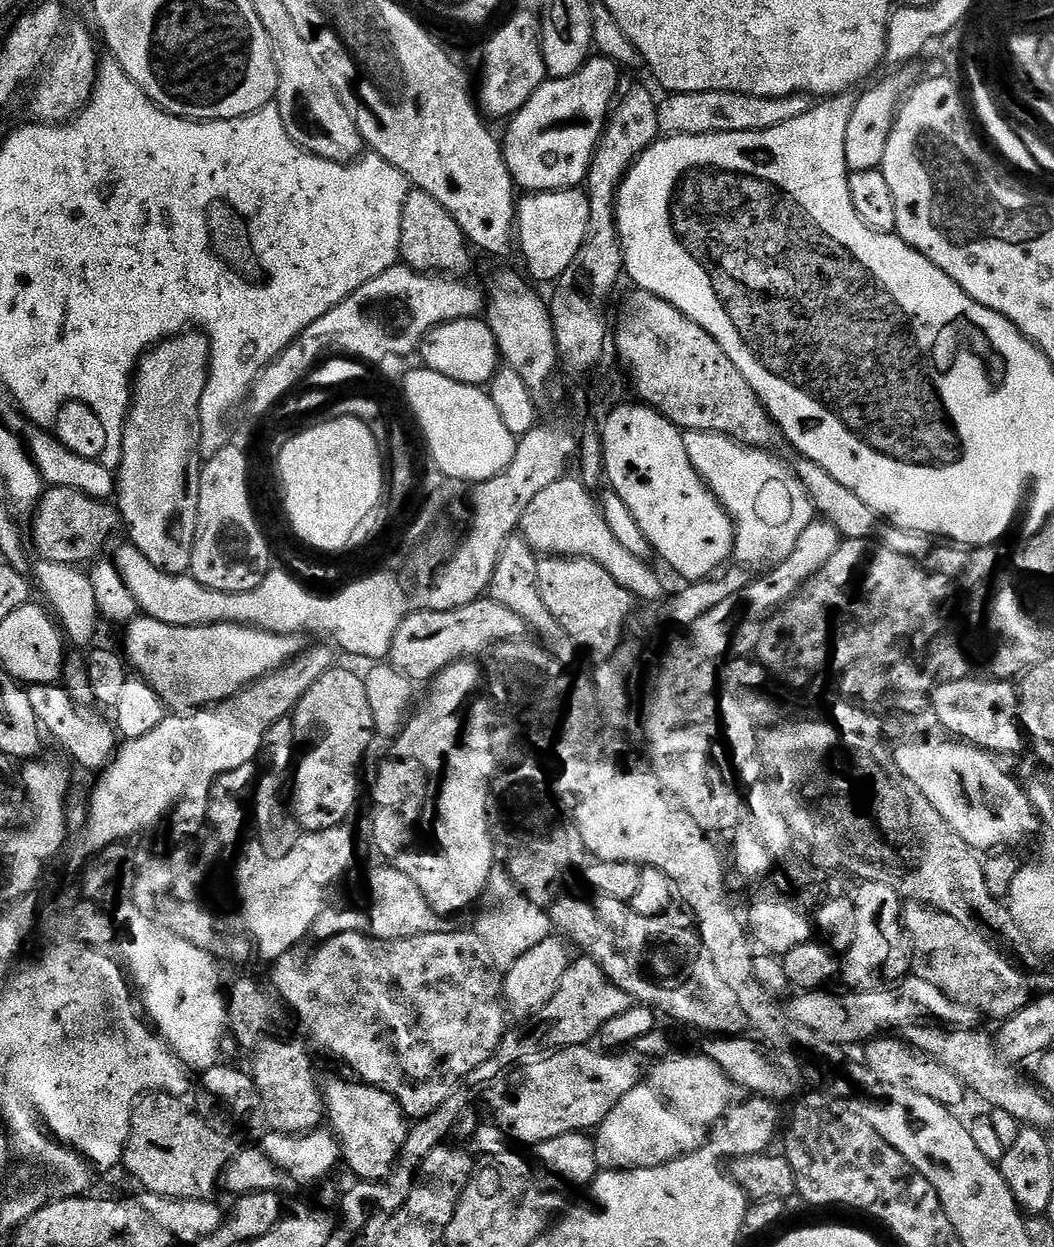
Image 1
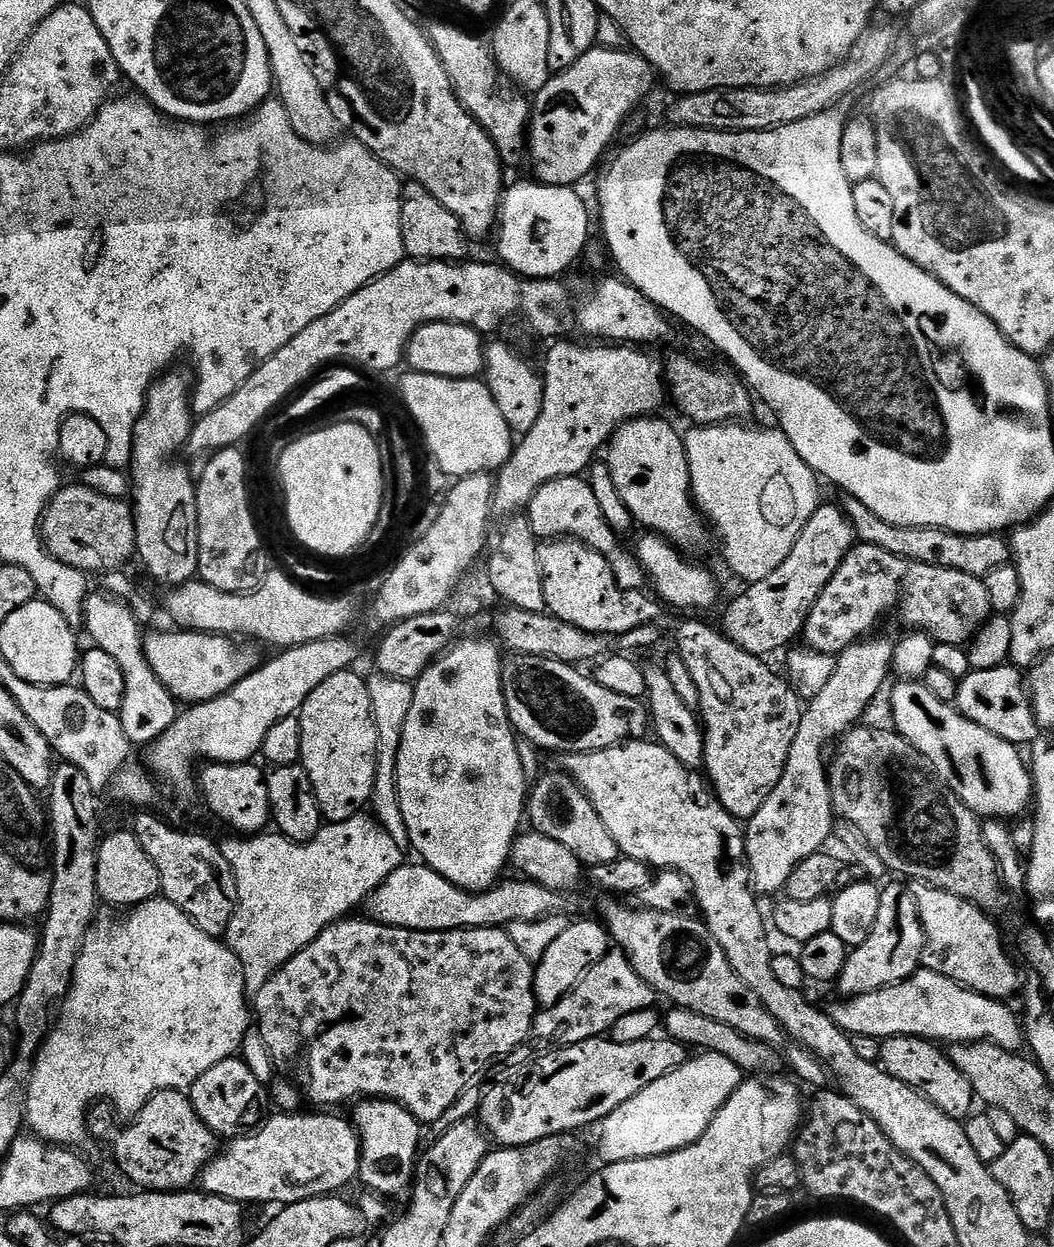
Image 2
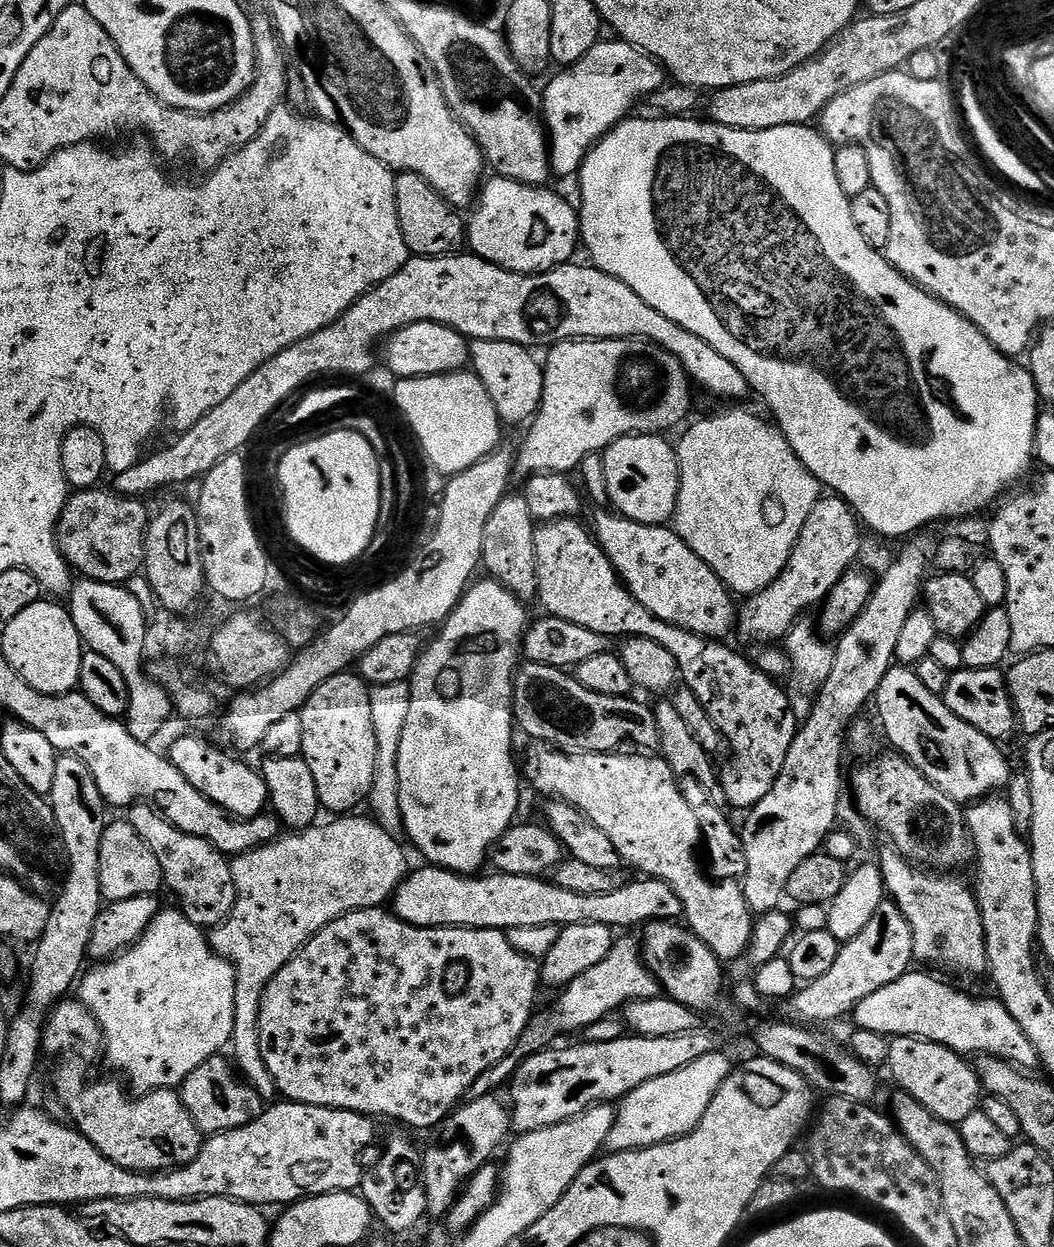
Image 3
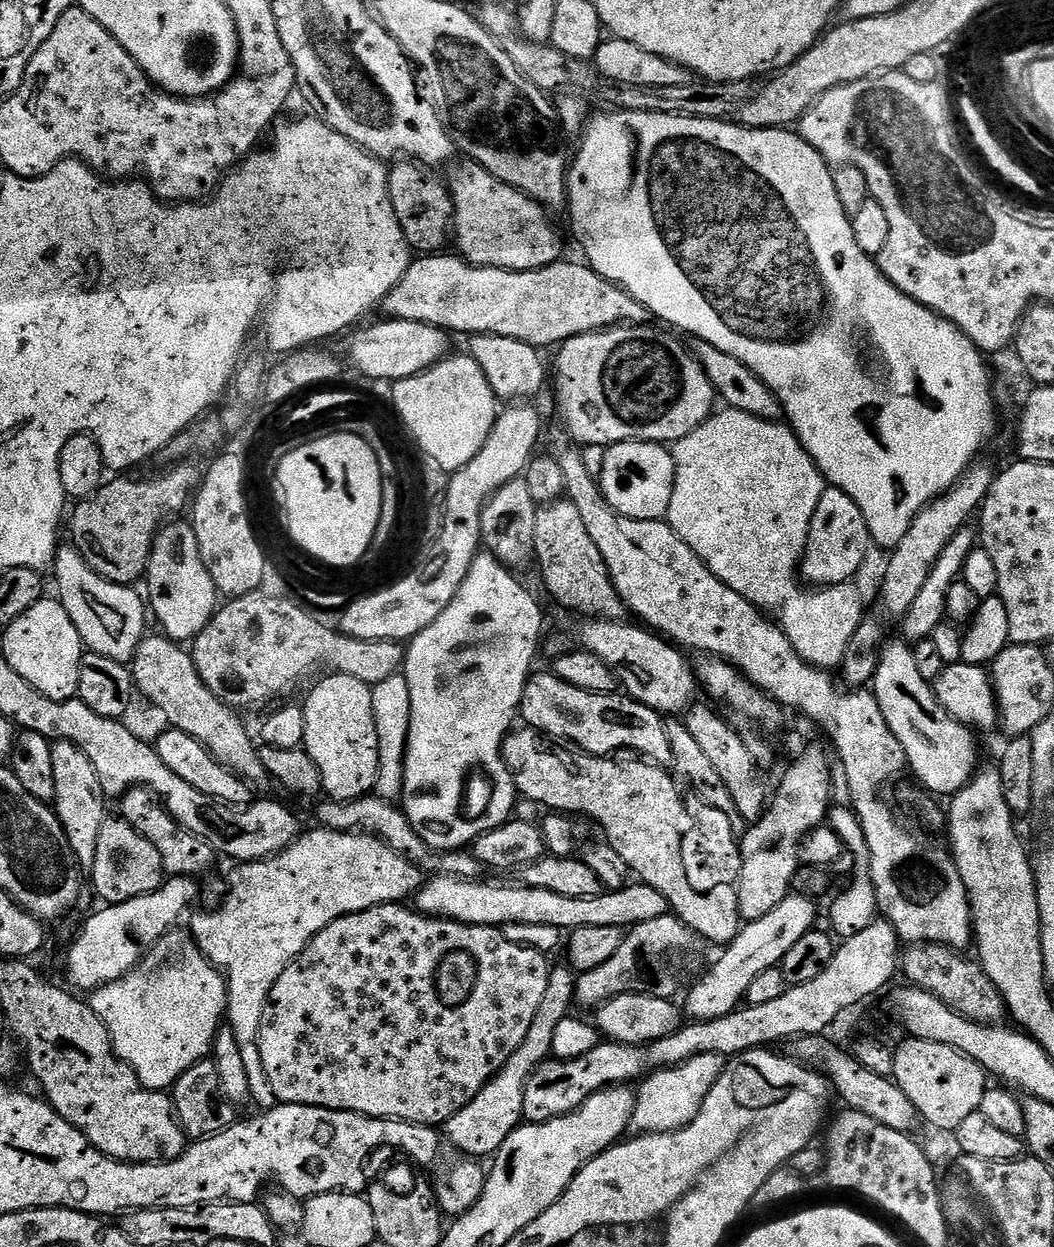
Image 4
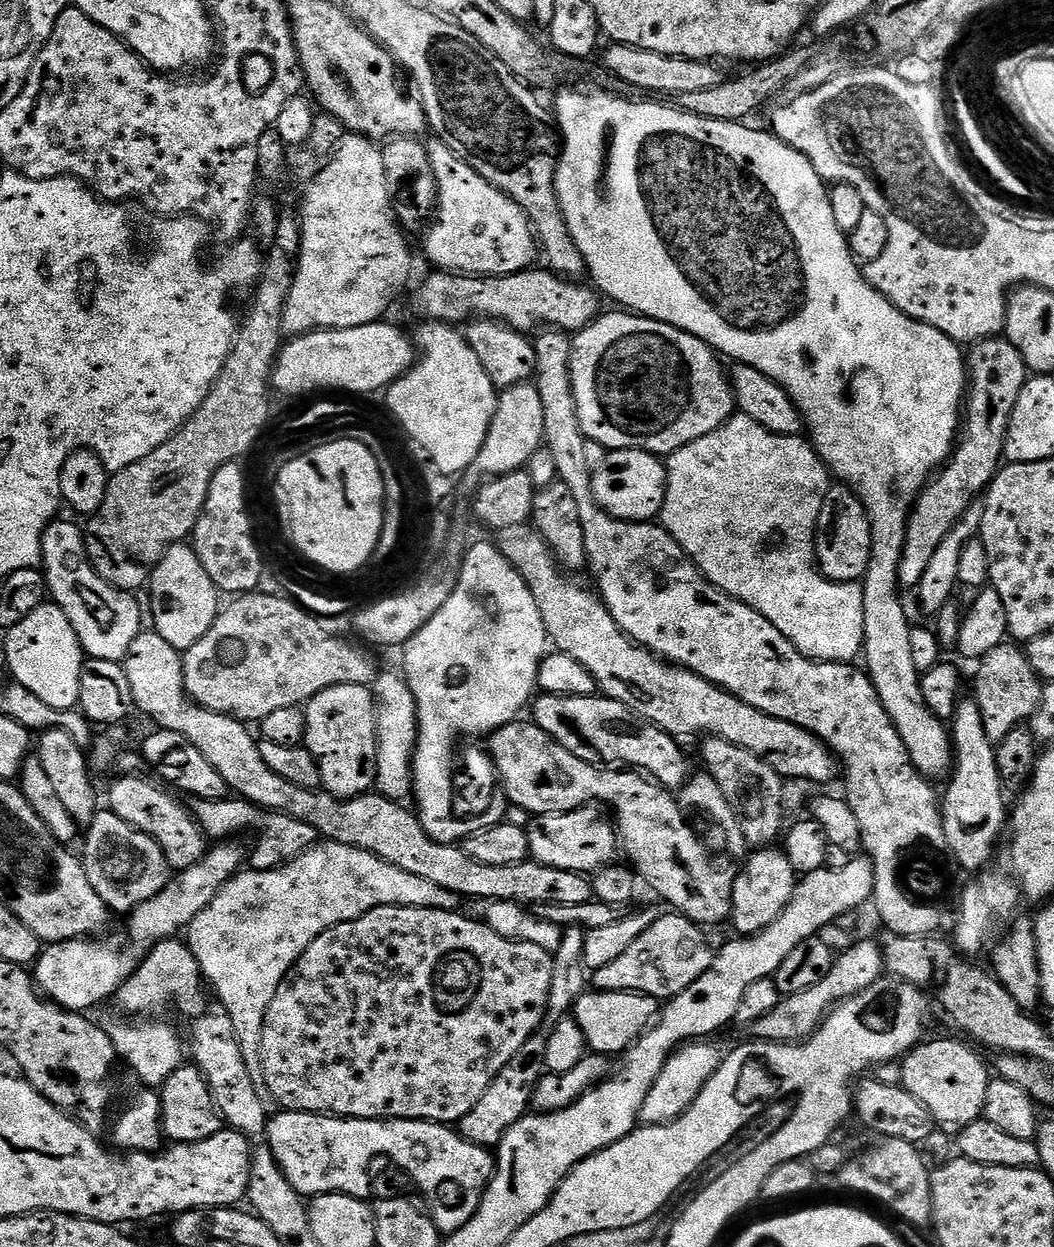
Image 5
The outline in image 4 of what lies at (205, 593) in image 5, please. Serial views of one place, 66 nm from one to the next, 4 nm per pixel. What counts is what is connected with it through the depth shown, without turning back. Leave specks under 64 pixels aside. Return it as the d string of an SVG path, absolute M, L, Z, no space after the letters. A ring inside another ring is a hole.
M176 522L165 523L163 527L161 527L160 531L156 533L156 541L152 547L152 553L150 554L150 562L148 563L148 571L146 573L146 579L150 588L150 611L155 614L159 631L163 633L165 637L168 637L170 640L175 642L185 642L184 640L187 640L187 642L192 642L196 639L196 636L204 632L207 625L211 622L212 617L218 611L218 603L216 604L216 600L218 601L218 593L216 587L214 586L214 582L210 578L210 570L206 570L206 566L202 562L202 554L198 550L198 538L194 534L191 523L172 523Z

